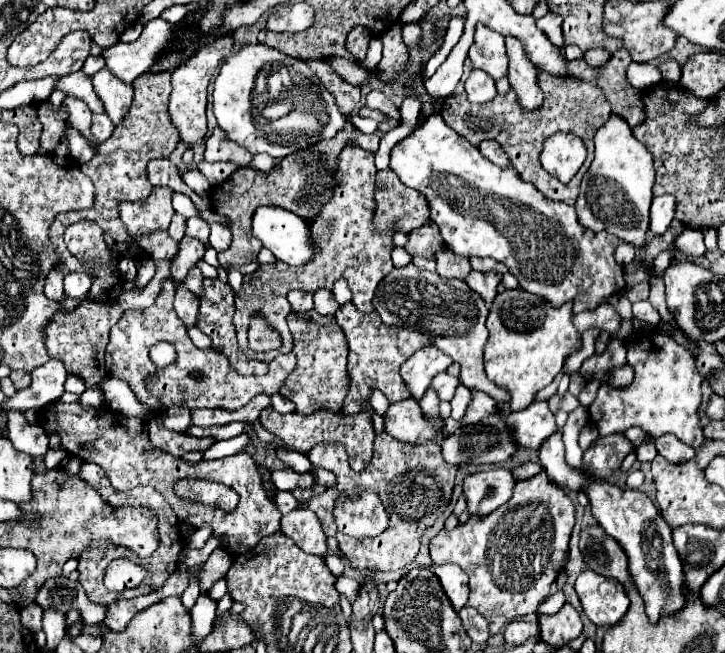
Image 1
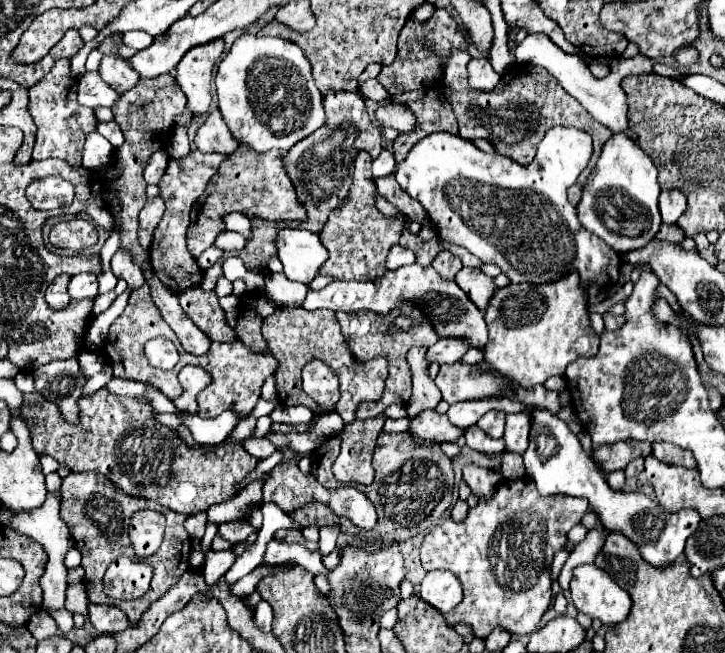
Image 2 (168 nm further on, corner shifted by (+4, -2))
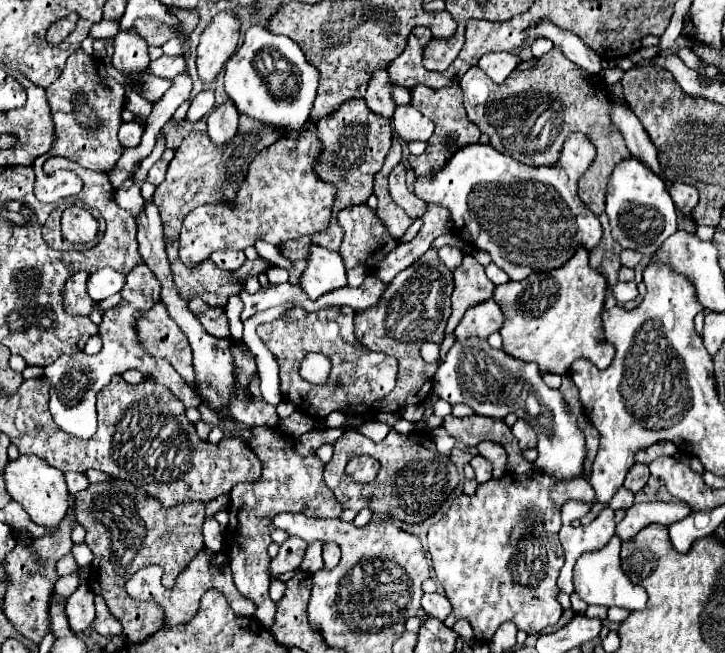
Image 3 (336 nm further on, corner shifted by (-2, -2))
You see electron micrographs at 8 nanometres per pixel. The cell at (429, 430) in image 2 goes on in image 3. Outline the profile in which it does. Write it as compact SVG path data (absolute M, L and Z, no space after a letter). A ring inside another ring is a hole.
M448 415L442 425L456 441L462 441L468 447L476 447L482 441L494 441L502 445L510 457L510 469L512 473L528 473L532 469L532 463L528 463L522 457L522 451L518 447L516 437L512 435L512 429L498 419L482 417L482 415L470 415L470 417L454 417Z

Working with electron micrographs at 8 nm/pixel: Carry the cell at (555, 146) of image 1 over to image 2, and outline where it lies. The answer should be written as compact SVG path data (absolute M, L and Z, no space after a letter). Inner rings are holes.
M552 127L540 141L536 157L526 167L518 165L512 159L500 157L498 153L488 155L480 151L472 141L466 141L458 135L430 133L410 149L402 163L396 165L394 177L412 199L418 199L422 203L442 241L468 249L484 263L498 265L510 283L554 283L576 271L580 275L580 287L588 291L592 285L608 285L610 265L614 267L612 277L618 277L620 269L620 253L578 225L574 205L570 205L566 197L568 187L574 185L578 175L588 165L590 155L592 139L586 131L580 131L576 127Z

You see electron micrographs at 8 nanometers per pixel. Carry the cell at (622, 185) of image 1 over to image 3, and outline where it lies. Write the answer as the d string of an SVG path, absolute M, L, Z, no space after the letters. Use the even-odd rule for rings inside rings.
M636 159L616 165L608 183L606 215L612 225L614 241L620 243L622 249L638 251L644 257L652 257L652 253L678 229L678 213L664 181Z

